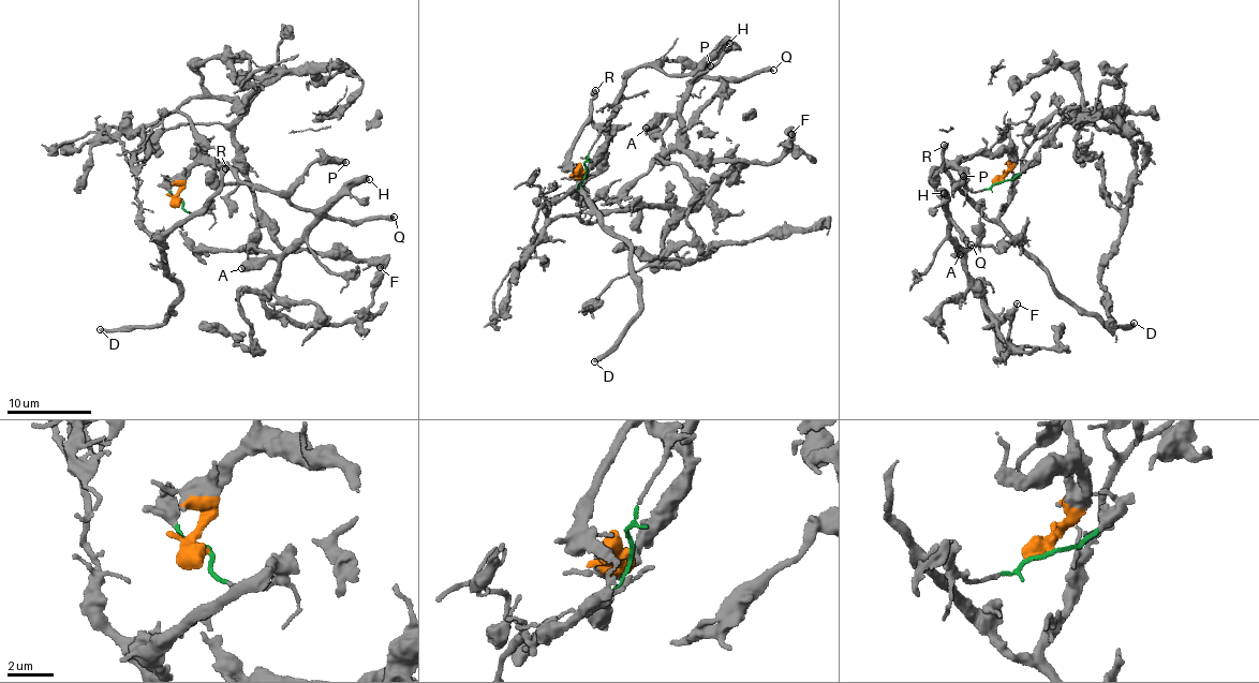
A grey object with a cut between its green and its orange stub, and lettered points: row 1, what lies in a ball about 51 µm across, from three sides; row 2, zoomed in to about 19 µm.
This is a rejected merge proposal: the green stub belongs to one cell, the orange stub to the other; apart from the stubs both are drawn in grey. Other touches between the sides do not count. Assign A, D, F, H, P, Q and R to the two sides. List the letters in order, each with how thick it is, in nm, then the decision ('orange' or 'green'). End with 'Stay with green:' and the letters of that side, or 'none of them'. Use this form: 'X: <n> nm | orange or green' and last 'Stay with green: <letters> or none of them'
A: 700 nm | orange
D: 360 nm | green
F: 460 nm | orange
H: 480 nm | orange
P: 550 nm | orange
Q: 400 nm | orange
R: 550 nm | green
Stay with green: D, R

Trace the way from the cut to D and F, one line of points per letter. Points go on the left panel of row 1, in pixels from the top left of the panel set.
D: (182, 201), (189, 213), (206, 211), (163, 245), (162, 268), (180, 295), (166, 321), (99, 328)
F: (182, 201), (190, 169), (218, 165), (314, 216), (266, 302), (308, 325), (360, 313), (380, 266)

